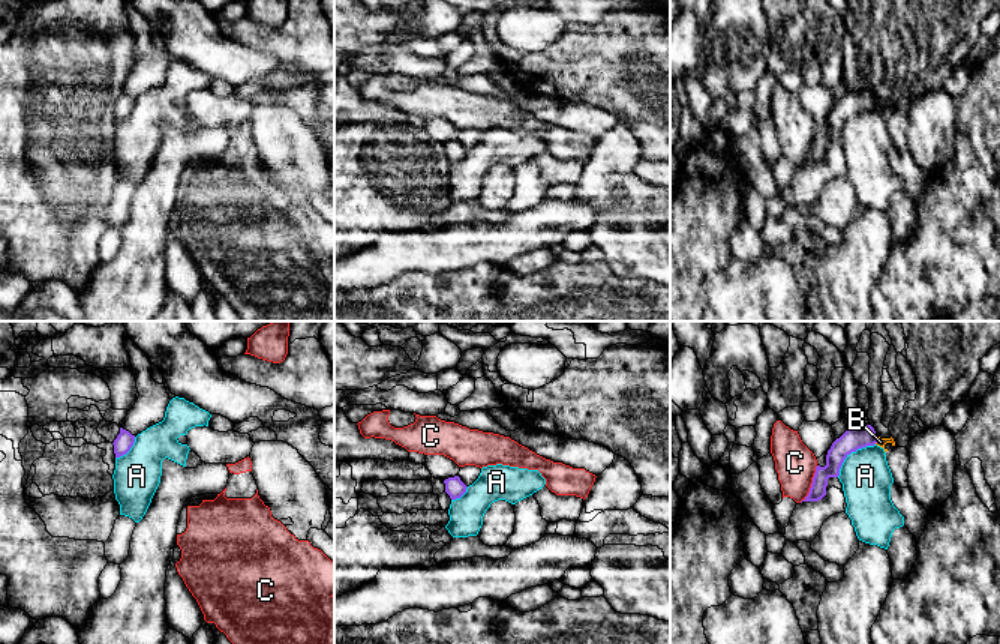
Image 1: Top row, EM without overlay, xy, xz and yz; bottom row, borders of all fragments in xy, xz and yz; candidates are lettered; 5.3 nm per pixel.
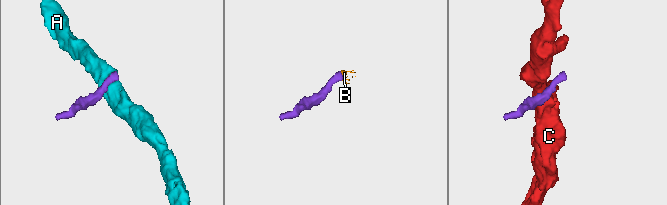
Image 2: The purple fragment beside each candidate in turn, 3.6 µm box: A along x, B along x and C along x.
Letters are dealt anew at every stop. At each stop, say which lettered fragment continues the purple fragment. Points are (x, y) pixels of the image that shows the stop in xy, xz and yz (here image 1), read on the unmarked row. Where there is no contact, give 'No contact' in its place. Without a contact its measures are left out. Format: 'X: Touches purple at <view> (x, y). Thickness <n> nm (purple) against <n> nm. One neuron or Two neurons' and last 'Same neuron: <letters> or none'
A: Touches purple at yz (850, 116). Thickness 140 nm (purple) against 260 nm. Two neurons
B: Touches purple at yz (876, 104). Thickness 140 nm (purple) against 50 nm. One neuron
C: Touches purple at yz (811, 147). Thickness 100 nm (purple) against 220 nm. Two neurons
Same neuron: B

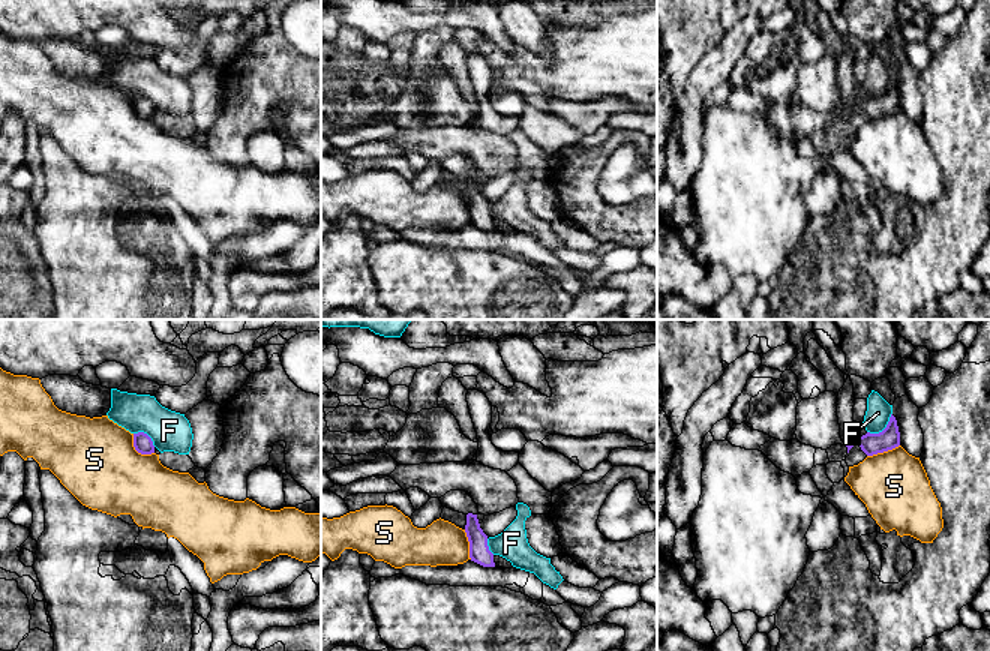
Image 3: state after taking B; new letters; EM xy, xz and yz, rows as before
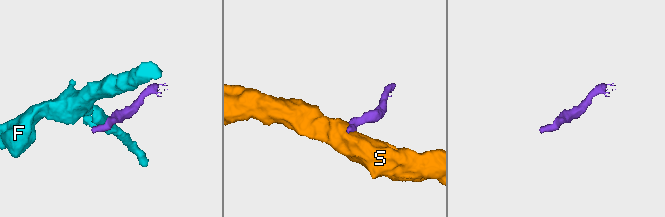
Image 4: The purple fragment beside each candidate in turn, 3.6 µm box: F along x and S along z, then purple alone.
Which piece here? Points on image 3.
F: Touches purple at yz (884, 93). Thickness 110 nm (purple) against 130 nm. Two neurons
S: Touches purple at xy (137, 114). Thickness 100 nm (purple) against 440 nm. Two neurons
Same neuron: none

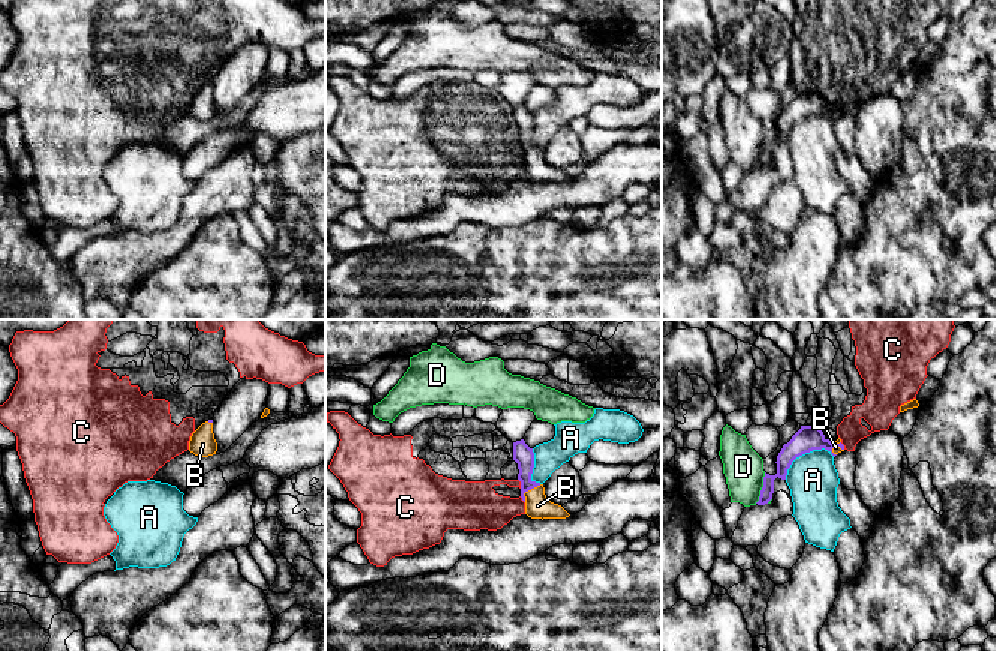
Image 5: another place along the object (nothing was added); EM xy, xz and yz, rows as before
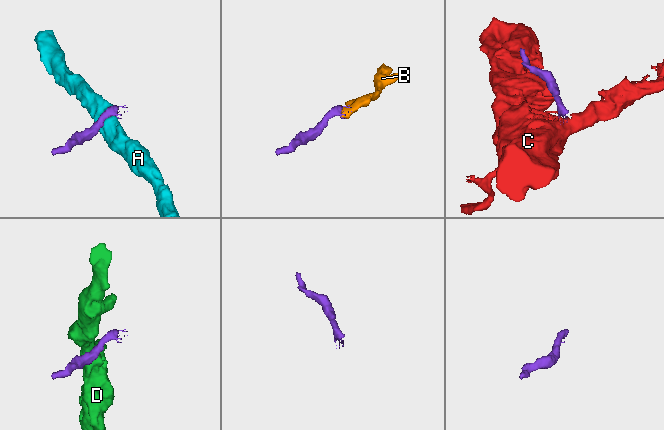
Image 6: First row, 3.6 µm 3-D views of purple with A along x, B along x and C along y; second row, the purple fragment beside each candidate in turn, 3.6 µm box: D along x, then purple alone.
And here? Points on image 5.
A: Touches purple at yz (804, 117). Thickness 140 nm (purple) against 260 nm. Two neurons
B: Touches purple at xz (528, 153). Thickness 110 nm (purple) against 140 nm. One neuron
C: Touches purple at xz (521, 147). Thickness 110 nm (purple) against 220 nm. Two neurons
D: Touches purple at yz (762, 152). Thickness 90 nm (purple) against 220 nm. Two neurons
Same neuron: B

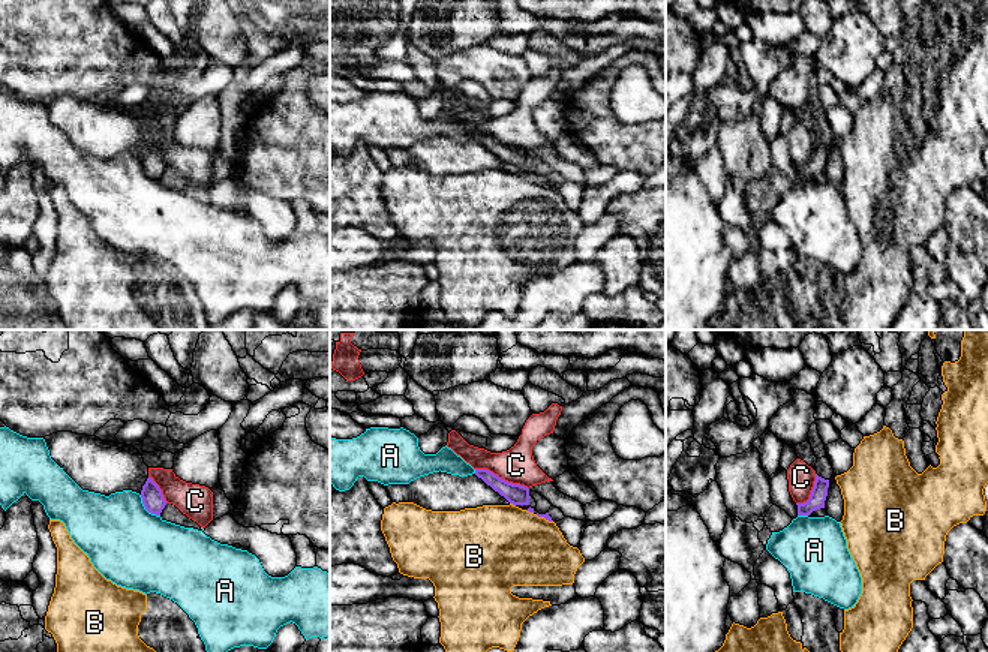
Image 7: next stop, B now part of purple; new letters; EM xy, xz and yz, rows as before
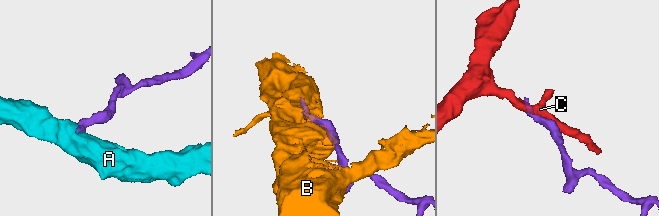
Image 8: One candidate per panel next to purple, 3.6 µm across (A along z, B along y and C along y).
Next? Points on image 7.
A: Touches purple at xy (146, 173). Thickness 120 nm (purple) against 420 nm. Two neurons
B: Touches purple at xz (513, 168). Thickness 110 nm (purple) against 460 nm. Two neurons
C: Touches purple at xz (501, 143). Thickness 110 nm (purple) against 190 nm. Two neurons
Same neuron: none

